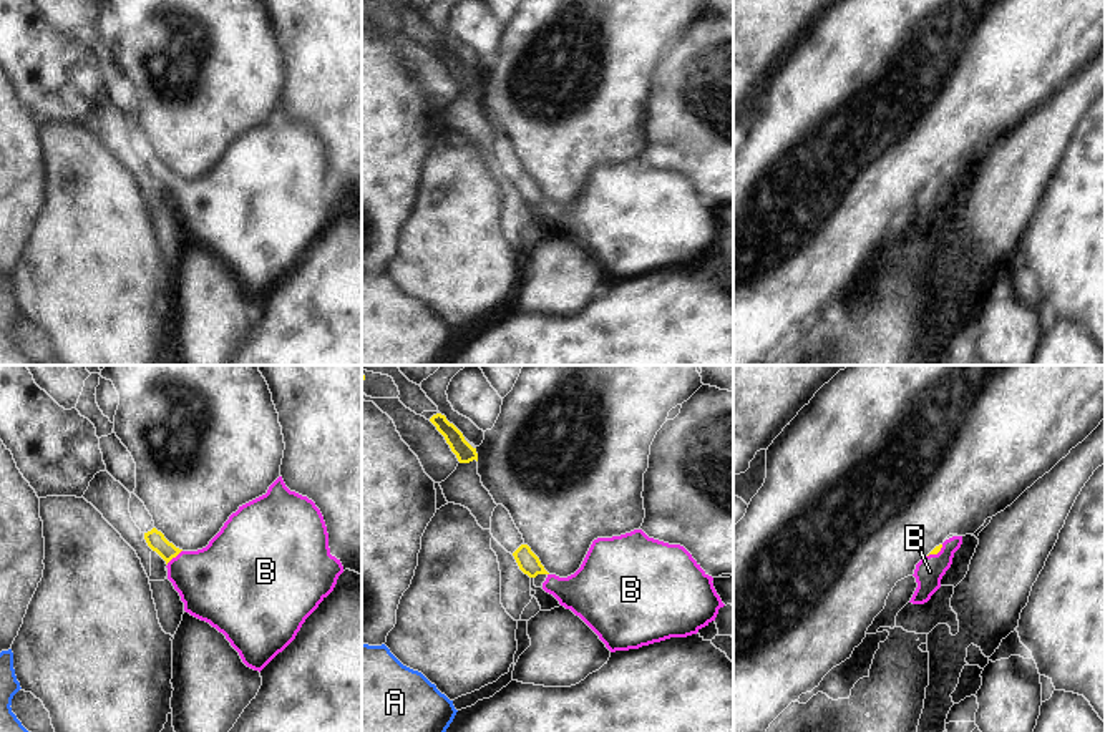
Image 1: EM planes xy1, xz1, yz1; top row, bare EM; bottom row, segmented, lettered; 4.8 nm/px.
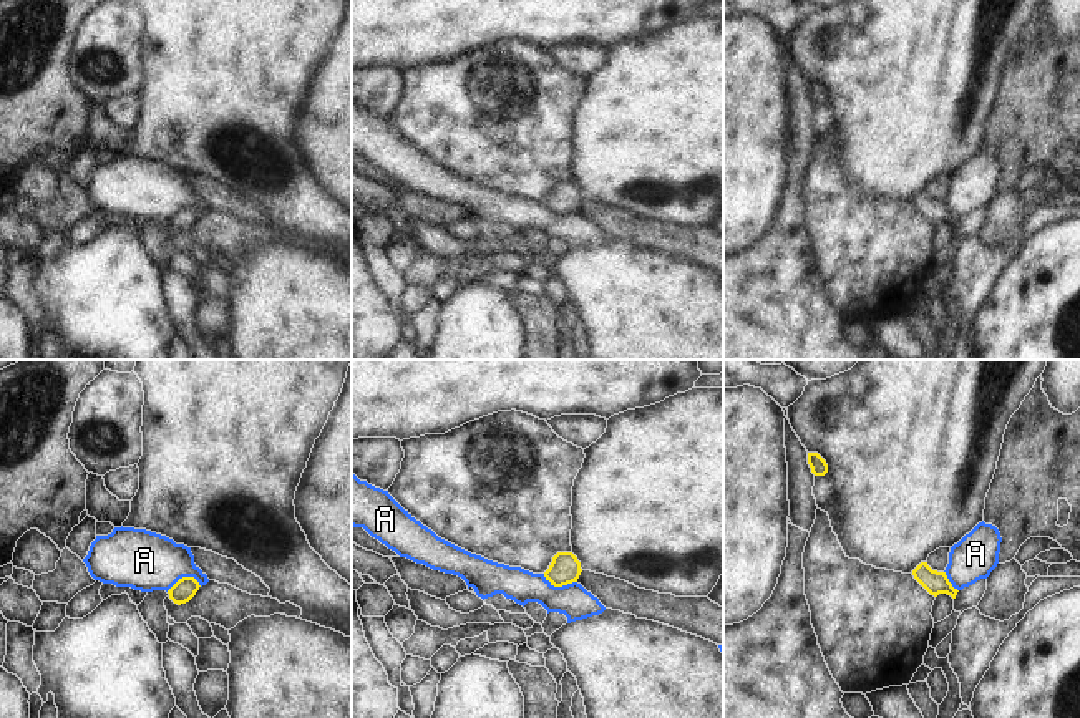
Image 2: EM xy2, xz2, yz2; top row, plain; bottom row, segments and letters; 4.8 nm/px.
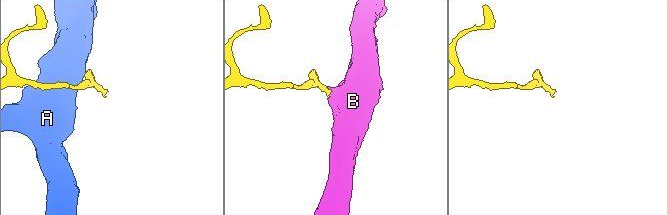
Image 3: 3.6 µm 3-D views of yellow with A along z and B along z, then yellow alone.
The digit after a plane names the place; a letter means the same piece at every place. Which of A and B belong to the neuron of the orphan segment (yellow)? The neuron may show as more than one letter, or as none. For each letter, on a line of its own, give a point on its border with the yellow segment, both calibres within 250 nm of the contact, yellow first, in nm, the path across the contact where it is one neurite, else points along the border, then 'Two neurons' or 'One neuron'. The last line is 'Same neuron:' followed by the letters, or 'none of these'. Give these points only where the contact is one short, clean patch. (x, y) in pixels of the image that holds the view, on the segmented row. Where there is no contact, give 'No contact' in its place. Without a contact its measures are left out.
A: Touches yellow at xz2 (559, 586). Thickness 150 nm (yellow) against 160 nm. Boundary: xz2 (543, 574), (554, 586), (566, 586), (576, 581). Two neurons
B: Touches yellow at xy1 (173, 556). Thickness 90 nm (yellow) against 360 nm. Path across: xy1 (156, 541), (173, 556), (191, 573), (216, 583). One neuron
Same neuron: B.

